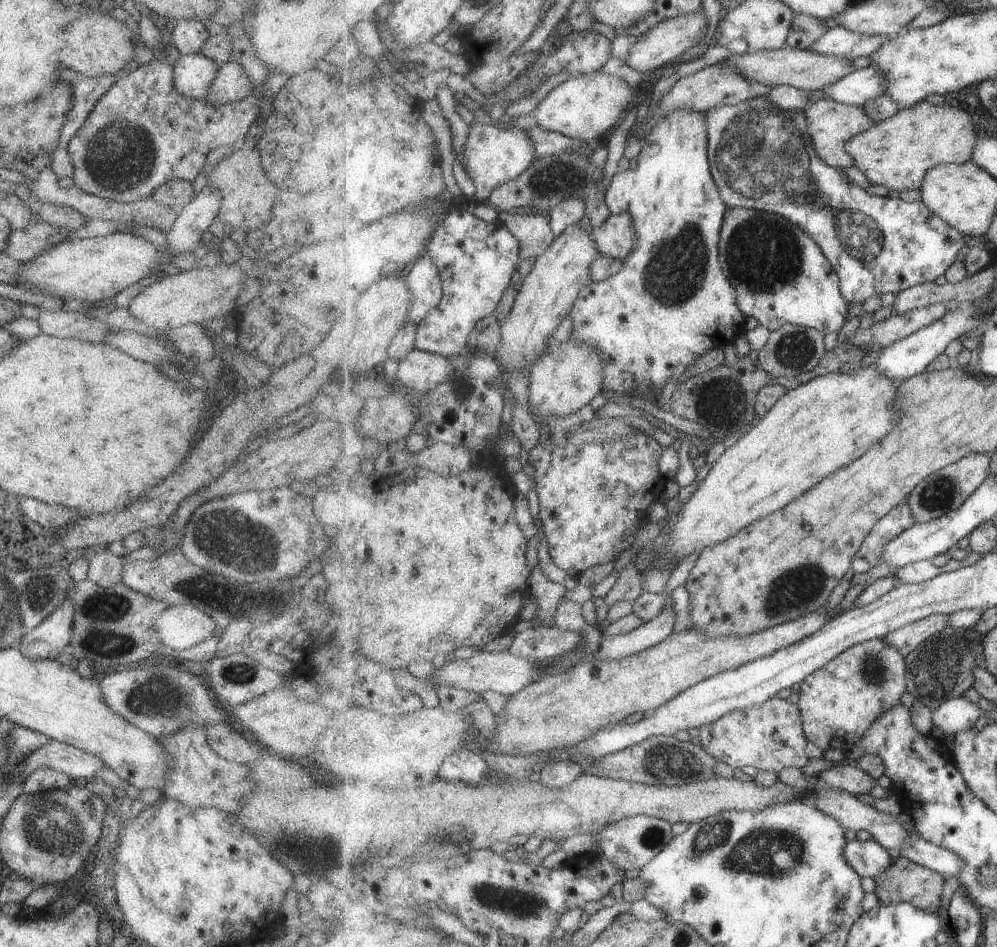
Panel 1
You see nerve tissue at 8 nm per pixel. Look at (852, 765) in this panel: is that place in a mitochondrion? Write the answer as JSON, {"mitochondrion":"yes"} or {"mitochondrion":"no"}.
{"mitochondrion":"no"}

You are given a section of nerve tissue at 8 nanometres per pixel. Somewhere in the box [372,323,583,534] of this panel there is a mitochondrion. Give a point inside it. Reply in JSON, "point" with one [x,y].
{"point":[462,388]}

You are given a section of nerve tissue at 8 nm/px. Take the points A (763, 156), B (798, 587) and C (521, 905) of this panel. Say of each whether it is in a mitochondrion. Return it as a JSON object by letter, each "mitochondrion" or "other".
{"A":"mitochondrion","B":"mitochondrion","C":"mitochondrion"}

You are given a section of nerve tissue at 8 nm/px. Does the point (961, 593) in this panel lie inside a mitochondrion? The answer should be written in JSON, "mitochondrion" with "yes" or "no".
{"mitochondrion":"no"}

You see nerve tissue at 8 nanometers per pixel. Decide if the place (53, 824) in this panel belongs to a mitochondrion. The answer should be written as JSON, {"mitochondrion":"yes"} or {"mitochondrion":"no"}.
{"mitochondrion":"yes"}

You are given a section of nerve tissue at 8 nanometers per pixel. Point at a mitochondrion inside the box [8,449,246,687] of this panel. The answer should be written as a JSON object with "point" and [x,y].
{"point":[102,610]}

